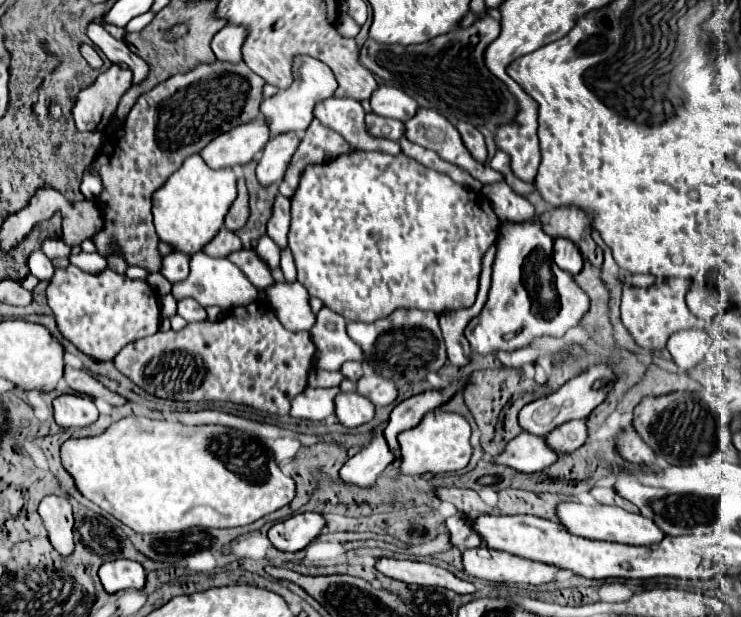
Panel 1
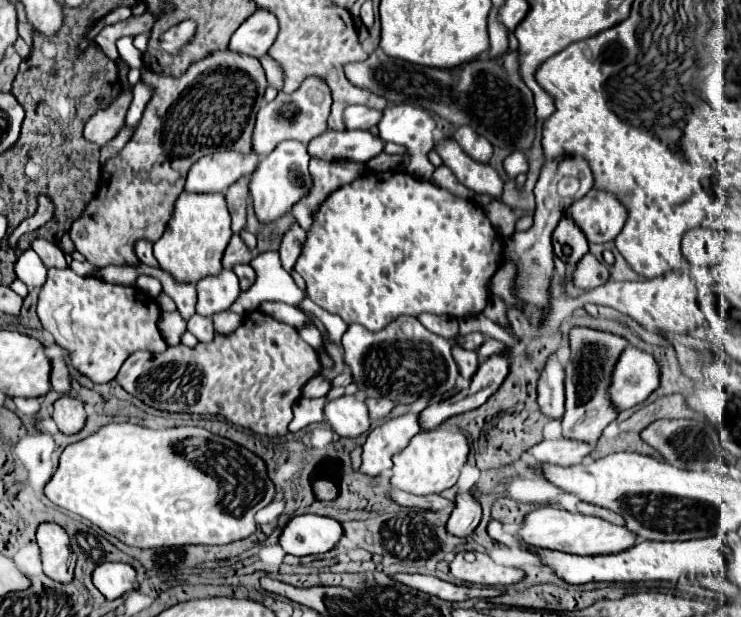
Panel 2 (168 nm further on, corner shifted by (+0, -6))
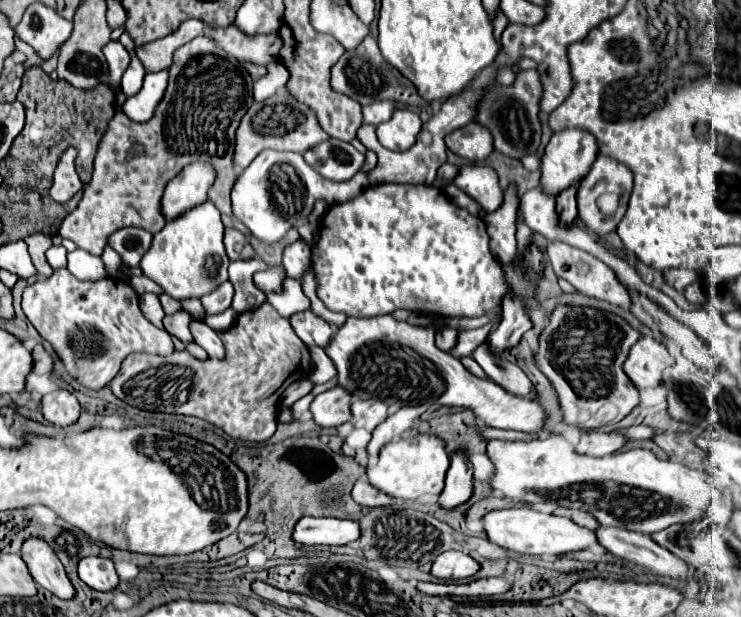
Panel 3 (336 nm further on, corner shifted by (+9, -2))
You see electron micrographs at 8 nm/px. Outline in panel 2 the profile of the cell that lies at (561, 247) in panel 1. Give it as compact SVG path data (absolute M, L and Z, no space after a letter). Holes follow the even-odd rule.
M562 216L562 220L558 222L552 236L552 246L554 254L566 264L576 264L588 252L584 232L580 232L578 224L570 216Z

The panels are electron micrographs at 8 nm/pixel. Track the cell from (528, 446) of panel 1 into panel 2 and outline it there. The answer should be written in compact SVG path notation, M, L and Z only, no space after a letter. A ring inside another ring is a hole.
M558 438L558 440L542 440L528 452L540 464L548 462L548 464L558 464L558 466L572 466L572 464L582 464L594 448L596 448L594 444Z

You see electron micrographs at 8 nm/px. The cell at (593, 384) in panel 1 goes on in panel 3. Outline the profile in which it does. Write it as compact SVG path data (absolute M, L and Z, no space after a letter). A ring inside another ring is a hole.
M641 338L623 364L623 372L637 390L655 388L663 380L663 370L671 366L671 356L665 346L653 338Z

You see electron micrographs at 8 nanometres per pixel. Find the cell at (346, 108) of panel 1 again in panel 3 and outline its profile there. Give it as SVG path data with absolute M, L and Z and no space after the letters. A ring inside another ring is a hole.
M383 100L383 102L373 102L373 104L369 104L369 106L363 106L363 122L377 126L377 124L381 124L383 120L389 120L393 110L395 110L393 102L387 102L387 100Z

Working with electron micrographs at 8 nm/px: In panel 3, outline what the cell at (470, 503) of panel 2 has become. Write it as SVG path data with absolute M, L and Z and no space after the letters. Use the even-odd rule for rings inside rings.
M457 452L451 456L445 490L441 492L439 504L445 510L453 510L465 504L471 496L473 496L473 466L465 454Z

